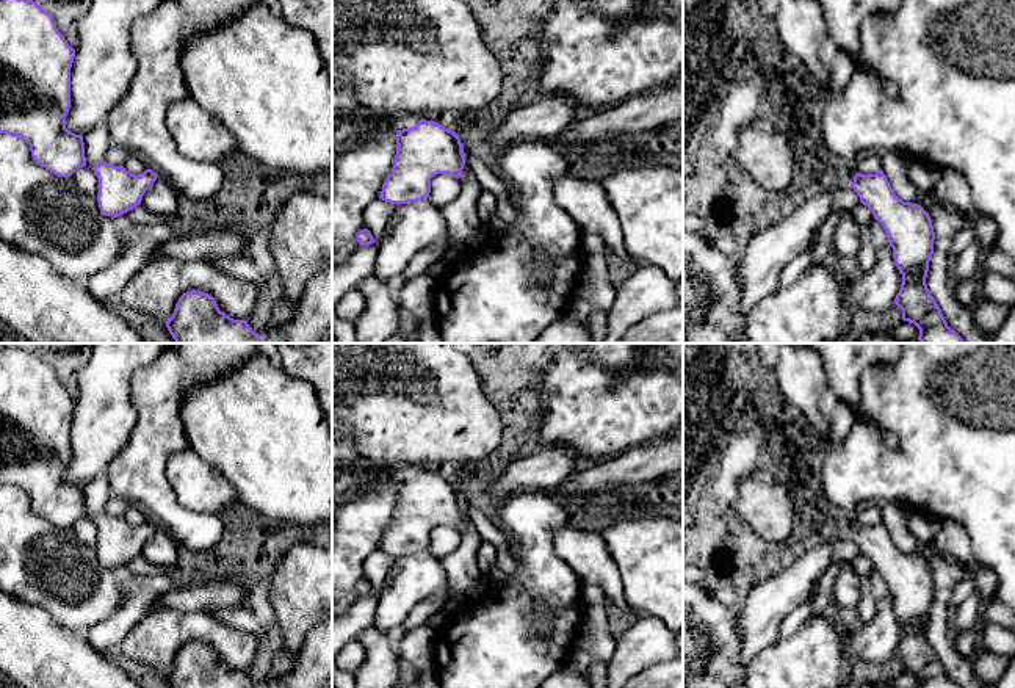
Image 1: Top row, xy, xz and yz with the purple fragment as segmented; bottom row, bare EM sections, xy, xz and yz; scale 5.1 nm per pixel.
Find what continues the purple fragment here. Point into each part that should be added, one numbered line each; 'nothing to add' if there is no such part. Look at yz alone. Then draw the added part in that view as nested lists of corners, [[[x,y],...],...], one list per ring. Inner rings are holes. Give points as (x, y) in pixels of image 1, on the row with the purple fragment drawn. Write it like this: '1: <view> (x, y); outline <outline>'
1: yz (832, 174); outline [[[836,160],[818,161],[811,174],[818,179],[824,191],[852,188],[855,176],[851,166]]]

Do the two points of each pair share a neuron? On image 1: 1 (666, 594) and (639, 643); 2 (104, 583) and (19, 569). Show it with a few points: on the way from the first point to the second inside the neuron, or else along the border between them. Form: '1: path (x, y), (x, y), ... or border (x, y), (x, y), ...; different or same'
1: border (642, 615), (652, 615), (666, 626); different
2: path (85, 602), (74, 608), (38, 591); same

